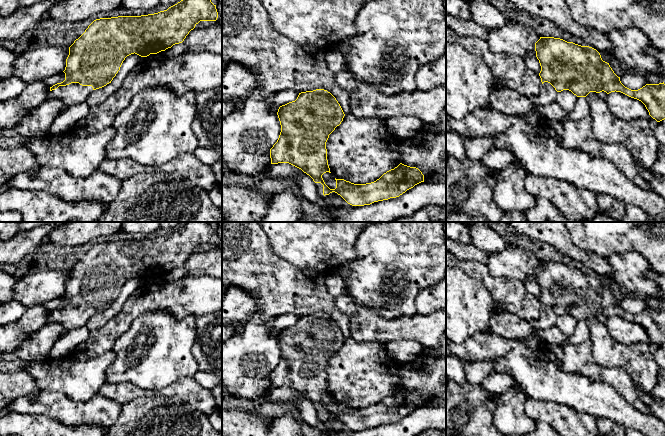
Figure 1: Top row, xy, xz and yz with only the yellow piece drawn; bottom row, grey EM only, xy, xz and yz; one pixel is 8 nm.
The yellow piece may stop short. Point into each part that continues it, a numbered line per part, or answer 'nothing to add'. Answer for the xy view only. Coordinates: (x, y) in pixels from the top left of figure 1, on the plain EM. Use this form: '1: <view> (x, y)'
1: xy (74, 317)

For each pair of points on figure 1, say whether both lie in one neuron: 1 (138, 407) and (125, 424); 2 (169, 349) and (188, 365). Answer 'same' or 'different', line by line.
1: same
2: same

